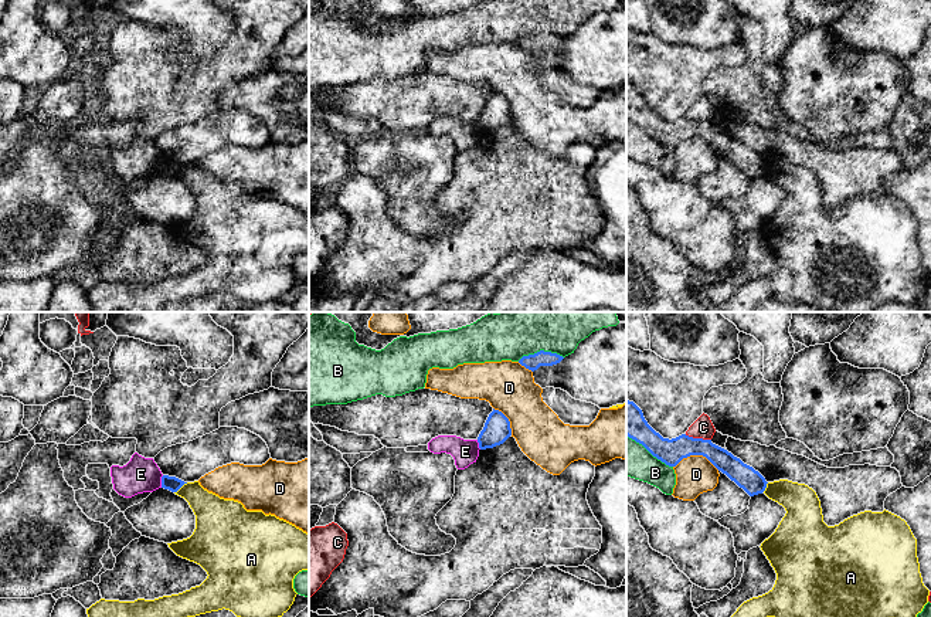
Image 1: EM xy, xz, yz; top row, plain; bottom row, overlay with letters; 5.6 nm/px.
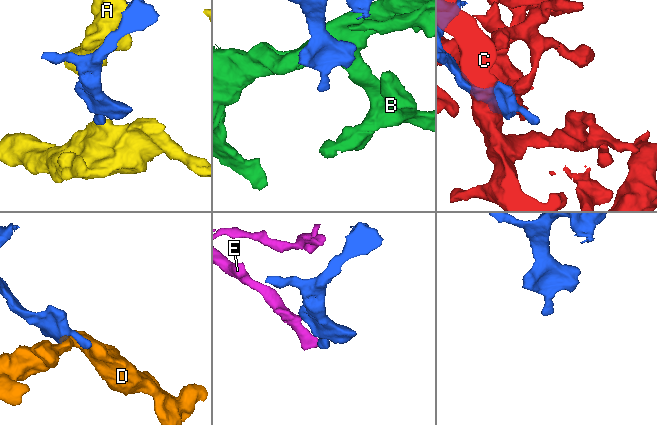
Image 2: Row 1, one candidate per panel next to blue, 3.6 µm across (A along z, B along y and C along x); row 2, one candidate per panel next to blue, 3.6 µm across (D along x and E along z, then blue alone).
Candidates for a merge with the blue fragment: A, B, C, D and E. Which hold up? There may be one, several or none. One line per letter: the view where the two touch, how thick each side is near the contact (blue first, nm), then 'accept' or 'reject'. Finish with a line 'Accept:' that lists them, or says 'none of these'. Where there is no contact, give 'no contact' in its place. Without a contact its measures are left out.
A: xy | 90/220 nm | reject
B: yz | 190/200 nm | reject
C: yz | 140/120 nm | reject
D: yz | 140/220 nm | reject
E: xy | 90/200 nm | reject
Accept: none of these

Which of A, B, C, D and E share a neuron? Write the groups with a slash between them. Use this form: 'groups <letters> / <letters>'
groups A / B / C / D / E

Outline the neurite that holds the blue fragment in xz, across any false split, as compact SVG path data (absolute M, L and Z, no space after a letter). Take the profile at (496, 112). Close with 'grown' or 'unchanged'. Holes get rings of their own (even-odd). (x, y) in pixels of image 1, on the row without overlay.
M499 92L489 96L483 112L478 119L479 130L493 130L503 126L512 118L509 101Z | unchanged

